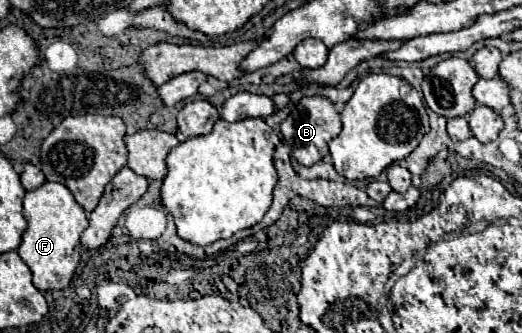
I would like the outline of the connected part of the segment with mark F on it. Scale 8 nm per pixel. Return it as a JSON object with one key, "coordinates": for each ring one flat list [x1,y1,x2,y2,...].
{"coordinates":[[44,182,40,188,26,192,22,214,28,226,16,252,32,270,32,284,40,292,66,288,80,262,80,234,88,228,86,212,64,184]]}

